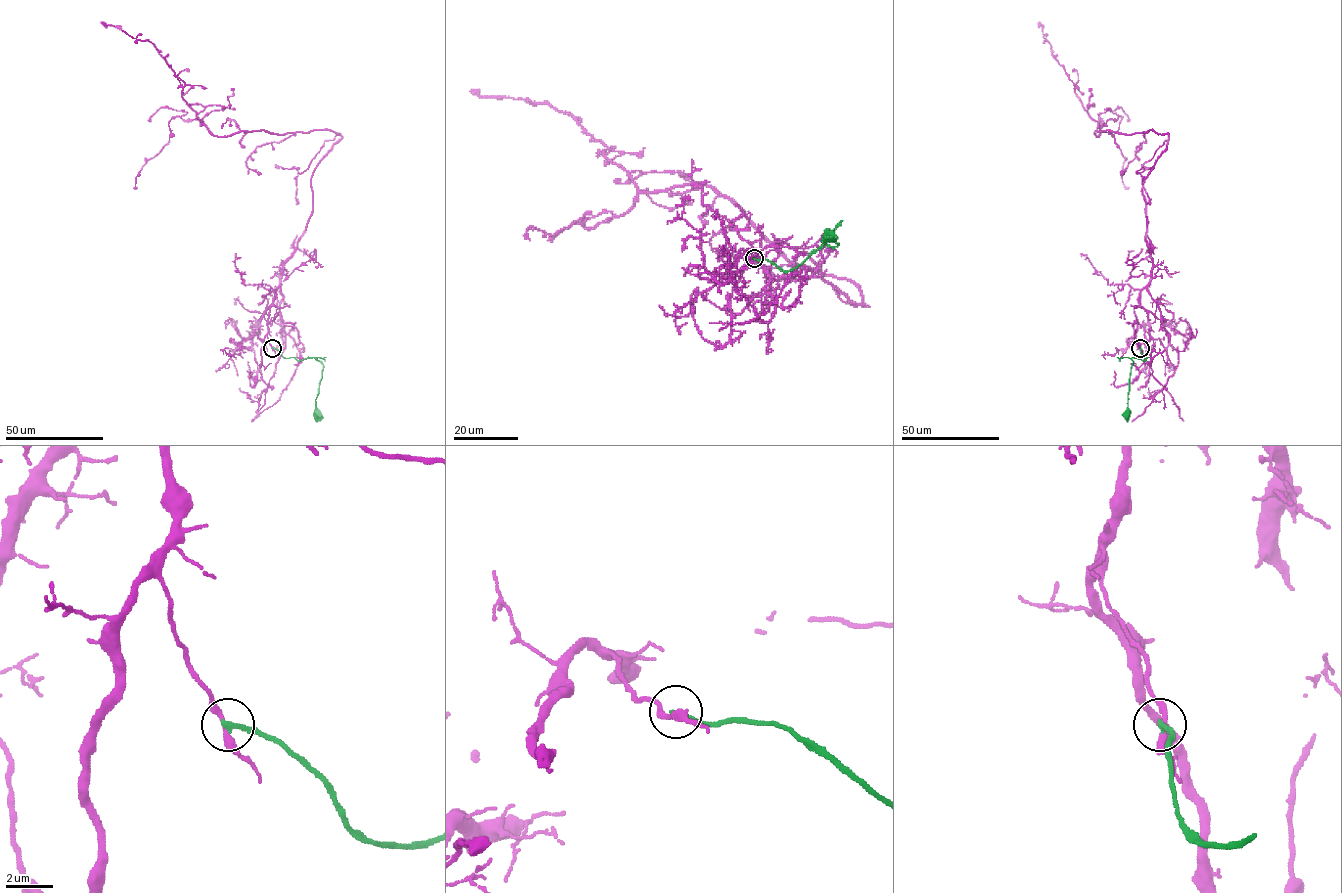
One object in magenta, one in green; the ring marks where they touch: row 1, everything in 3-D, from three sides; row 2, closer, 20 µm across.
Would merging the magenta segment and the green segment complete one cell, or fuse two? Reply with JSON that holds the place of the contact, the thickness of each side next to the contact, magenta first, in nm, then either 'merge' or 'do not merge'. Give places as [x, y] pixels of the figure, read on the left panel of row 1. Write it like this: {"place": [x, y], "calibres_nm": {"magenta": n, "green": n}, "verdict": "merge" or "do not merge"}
{"place": [272, 348], "calibres_nm": {"magenta": 280, "green": 200}, "verdict": "do not merge"}

